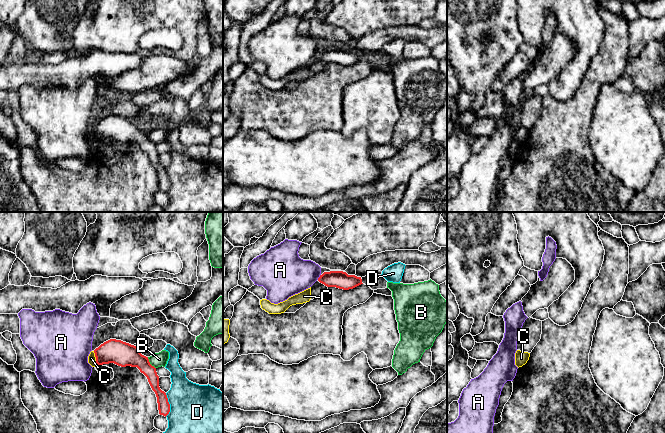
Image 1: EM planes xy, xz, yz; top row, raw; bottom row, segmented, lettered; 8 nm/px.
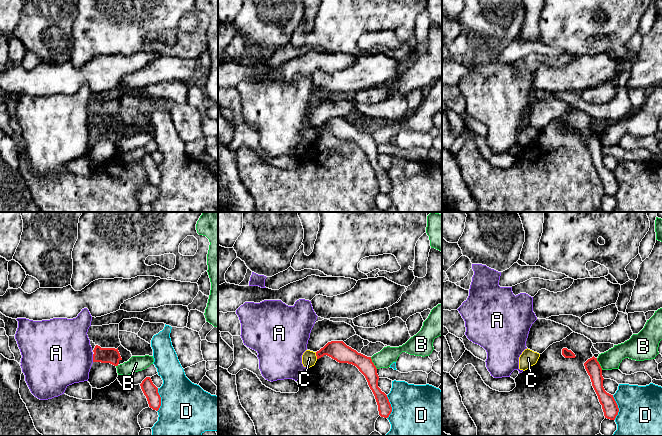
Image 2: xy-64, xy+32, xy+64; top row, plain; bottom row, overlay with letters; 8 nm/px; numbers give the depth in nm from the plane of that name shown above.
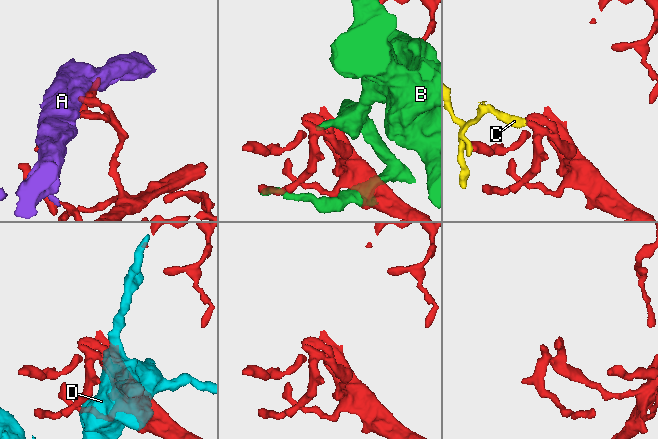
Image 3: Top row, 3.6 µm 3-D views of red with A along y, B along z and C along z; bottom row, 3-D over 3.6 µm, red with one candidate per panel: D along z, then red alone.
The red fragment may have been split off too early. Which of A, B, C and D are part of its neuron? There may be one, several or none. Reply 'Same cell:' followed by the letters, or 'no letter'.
Same cell: no letter

